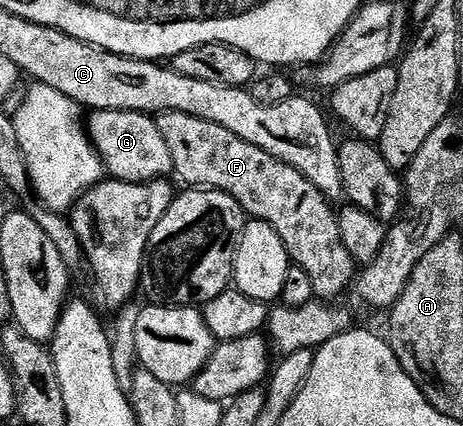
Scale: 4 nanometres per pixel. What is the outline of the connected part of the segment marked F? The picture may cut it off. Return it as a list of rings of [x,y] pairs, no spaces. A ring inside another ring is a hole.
[[[162,112],[156,117],[159,130],[167,142],[167,150],[171,150],[173,159],[173,172],[181,175],[186,180],[186,185],[200,186],[205,190],[216,190],[226,192],[241,203],[241,209],[244,210],[252,219],[262,220],[275,230],[289,251],[290,261],[297,264],[303,271],[309,275],[309,280],[313,283],[313,288],[318,297],[329,300],[337,298],[333,296],[346,295],[347,289],[352,285],[355,279],[355,261],[352,253],[341,241],[341,231],[337,228],[337,217],[335,208],[332,208],[330,197],[324,196],[295,166],[287,162],[277,160],[267,150],[231,134],[221,124],[216,124],[210,120],[204,120],[198,116],[192,116],[186,112]]]

